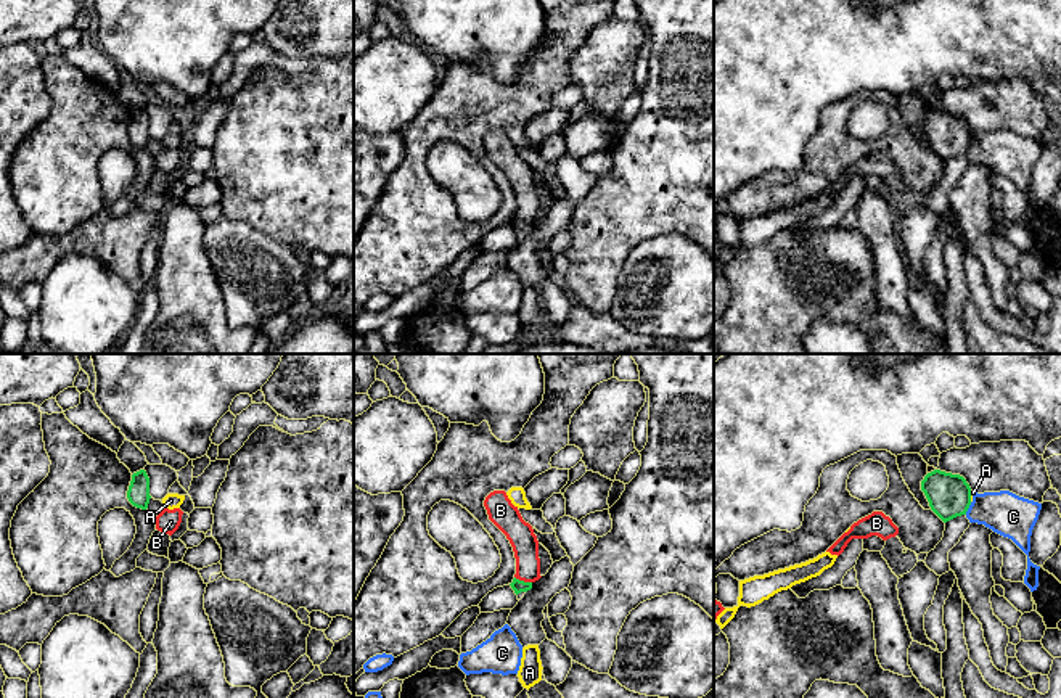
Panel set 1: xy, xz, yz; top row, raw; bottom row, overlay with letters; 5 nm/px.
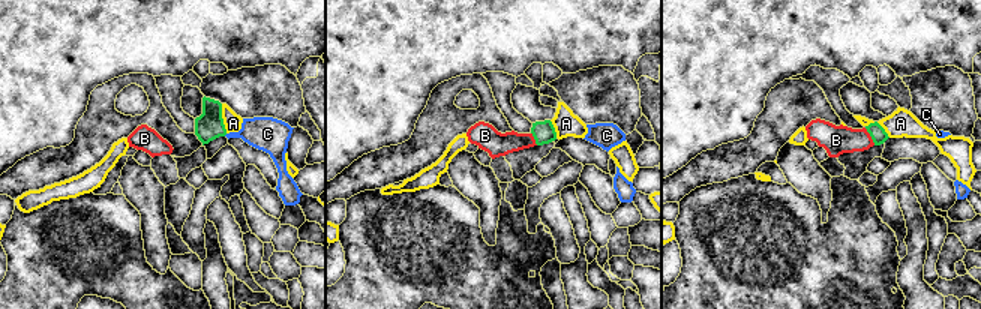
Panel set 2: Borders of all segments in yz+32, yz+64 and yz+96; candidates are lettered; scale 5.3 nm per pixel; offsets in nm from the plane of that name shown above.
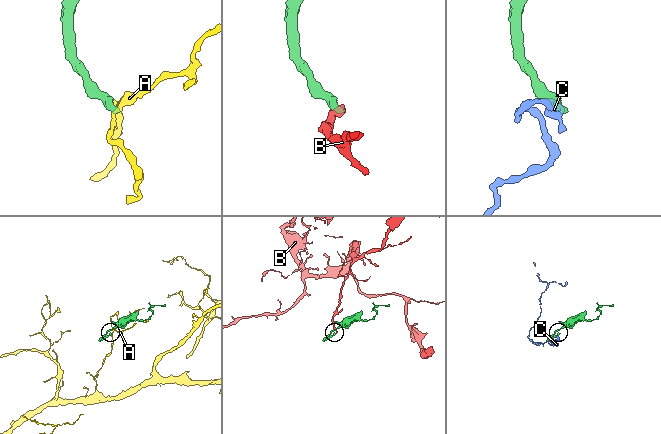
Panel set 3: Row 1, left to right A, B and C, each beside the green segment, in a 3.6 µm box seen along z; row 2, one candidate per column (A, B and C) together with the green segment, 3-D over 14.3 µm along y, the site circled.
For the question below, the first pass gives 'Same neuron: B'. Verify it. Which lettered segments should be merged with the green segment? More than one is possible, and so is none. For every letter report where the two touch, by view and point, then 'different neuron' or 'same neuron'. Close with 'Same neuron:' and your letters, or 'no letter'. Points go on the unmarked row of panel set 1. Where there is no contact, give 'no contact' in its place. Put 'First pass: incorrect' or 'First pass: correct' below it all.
A: yz (970, 137) | different neuron
B: xz (523, 221) | same neuron
C: yz (968, 147) | different neuron
Same neuron: B
First pass: correct

